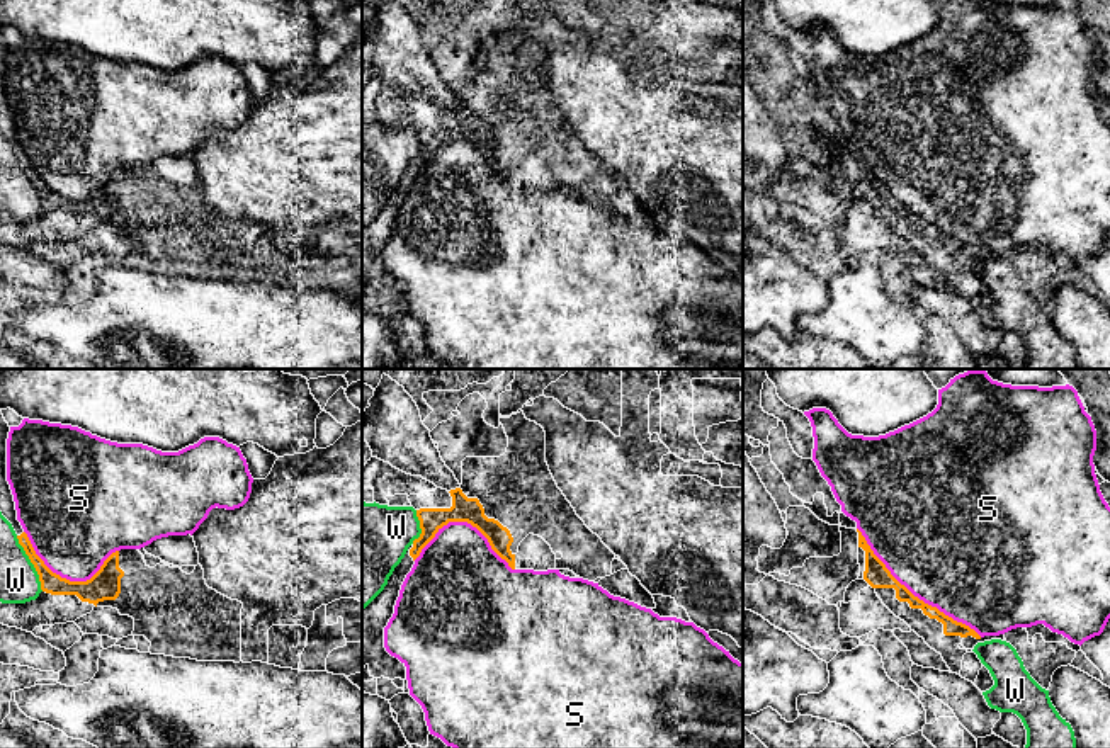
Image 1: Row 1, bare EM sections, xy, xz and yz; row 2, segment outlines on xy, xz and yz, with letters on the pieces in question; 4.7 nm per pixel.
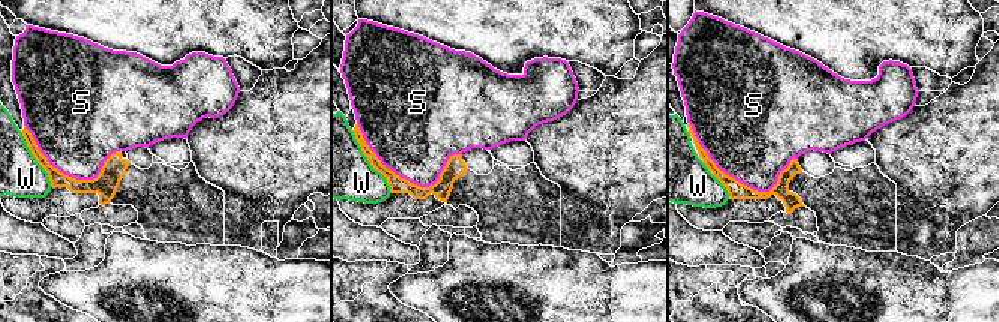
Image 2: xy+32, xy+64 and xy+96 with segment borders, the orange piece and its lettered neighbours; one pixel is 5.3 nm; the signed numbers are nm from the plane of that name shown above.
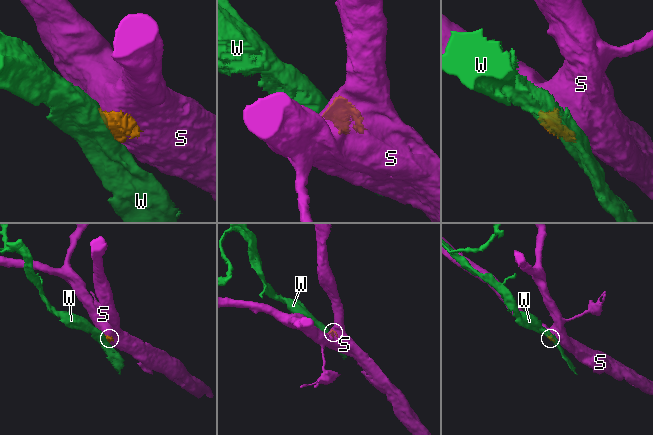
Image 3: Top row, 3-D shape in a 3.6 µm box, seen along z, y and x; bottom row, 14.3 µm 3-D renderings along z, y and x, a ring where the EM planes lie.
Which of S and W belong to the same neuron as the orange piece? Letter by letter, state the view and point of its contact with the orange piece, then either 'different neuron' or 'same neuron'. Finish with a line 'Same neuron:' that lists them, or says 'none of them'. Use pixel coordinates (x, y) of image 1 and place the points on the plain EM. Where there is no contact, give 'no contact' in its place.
S: yz (911, 213) | different neuron
W: xy (31, 181) | different neuron
Same neuron: none of them

